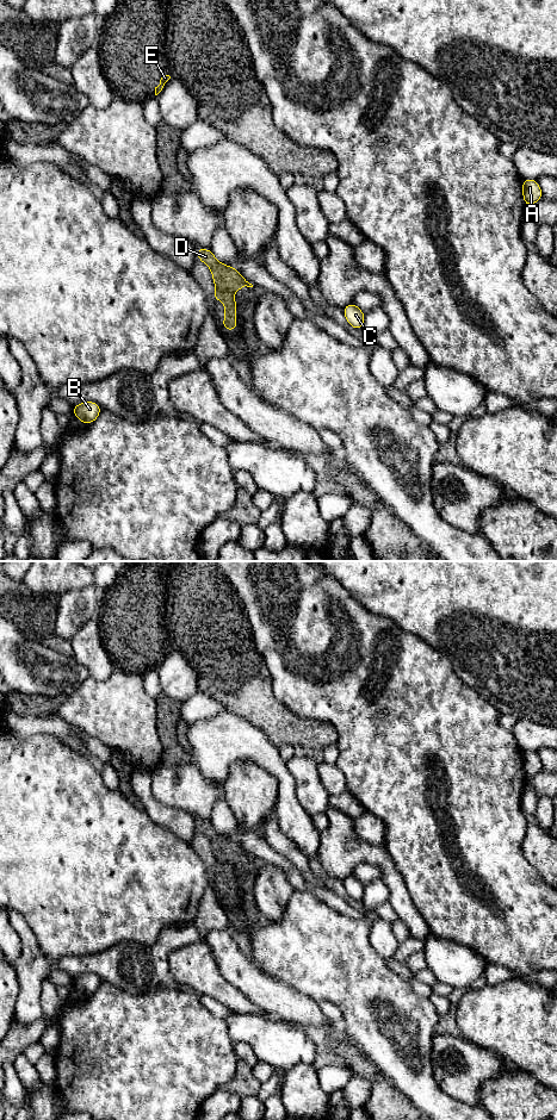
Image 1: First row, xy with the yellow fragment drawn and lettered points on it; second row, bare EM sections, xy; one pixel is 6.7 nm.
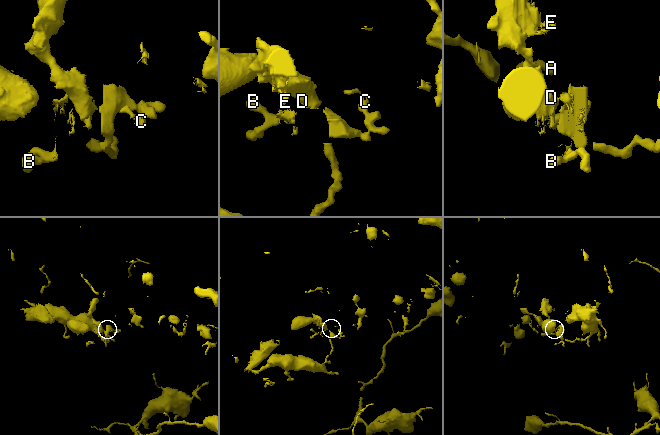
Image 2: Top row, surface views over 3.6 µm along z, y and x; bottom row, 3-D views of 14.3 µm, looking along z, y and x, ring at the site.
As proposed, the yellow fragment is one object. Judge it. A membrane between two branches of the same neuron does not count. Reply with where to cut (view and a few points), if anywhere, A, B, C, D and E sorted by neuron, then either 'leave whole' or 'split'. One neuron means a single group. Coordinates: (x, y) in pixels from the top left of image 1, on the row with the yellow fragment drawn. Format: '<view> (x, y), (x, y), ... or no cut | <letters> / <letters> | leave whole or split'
xy (216, 287), (233, 292) | A B C / D E | split

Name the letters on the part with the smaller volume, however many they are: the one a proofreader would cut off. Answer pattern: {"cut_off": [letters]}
{"cut_off": ["D", "E"]}

